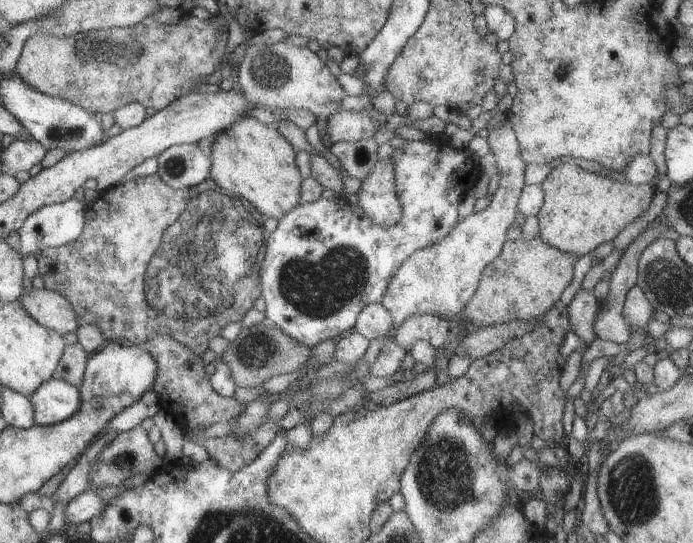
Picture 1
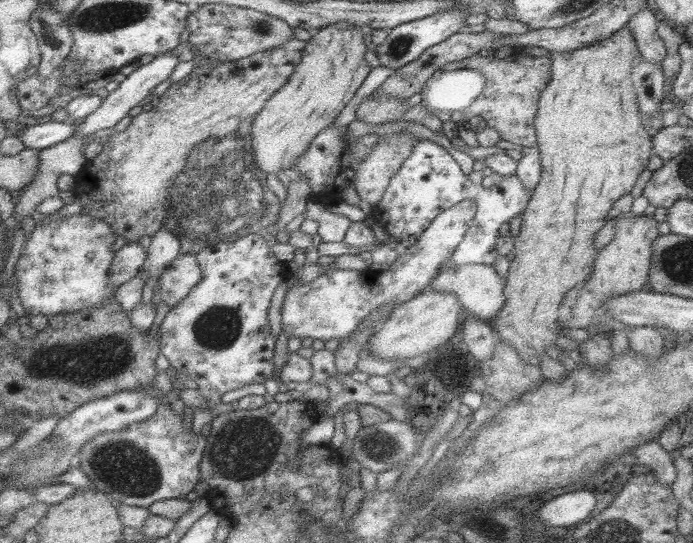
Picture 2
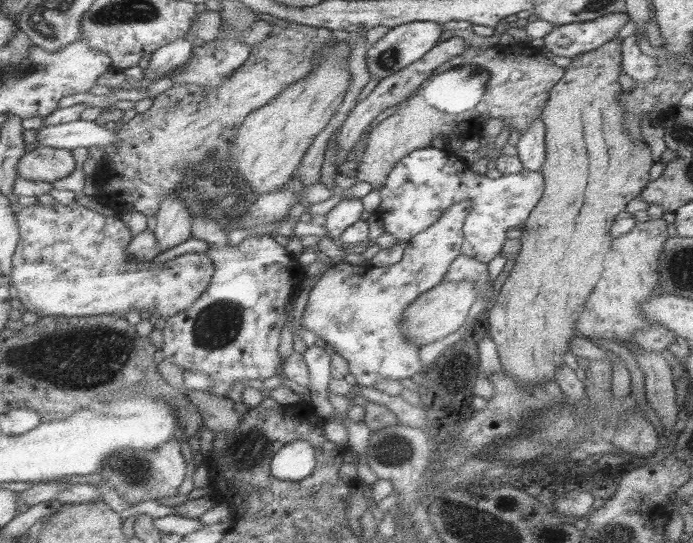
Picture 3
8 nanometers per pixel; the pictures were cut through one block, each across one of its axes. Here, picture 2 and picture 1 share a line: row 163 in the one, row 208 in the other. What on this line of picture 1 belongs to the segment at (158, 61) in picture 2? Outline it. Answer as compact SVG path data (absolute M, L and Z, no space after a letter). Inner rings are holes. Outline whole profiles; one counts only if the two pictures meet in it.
M70 199L62 204L44 205L28 215L26 222L17 232L20 235L18 252L24 257L28 254L38 254L45 248L56 248L72 240L76 240L86 224L86 203L77 199Z

